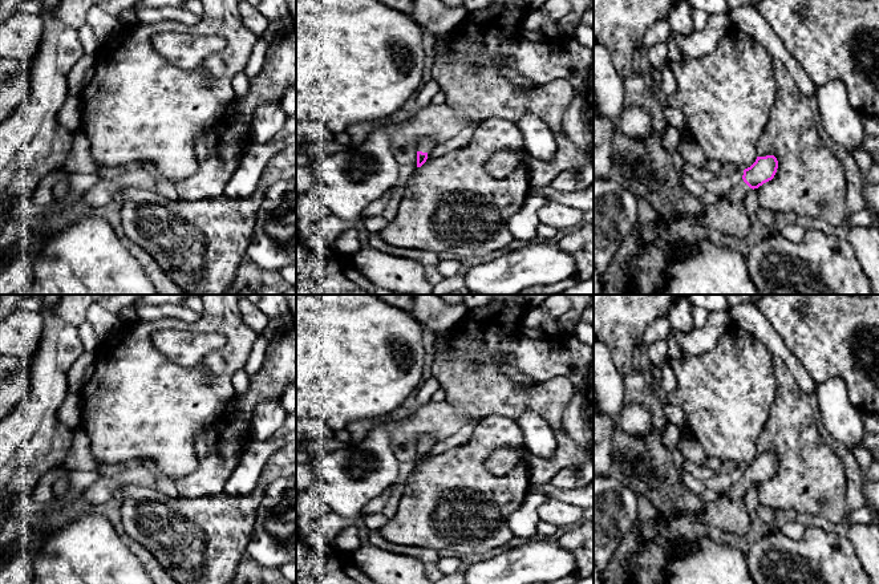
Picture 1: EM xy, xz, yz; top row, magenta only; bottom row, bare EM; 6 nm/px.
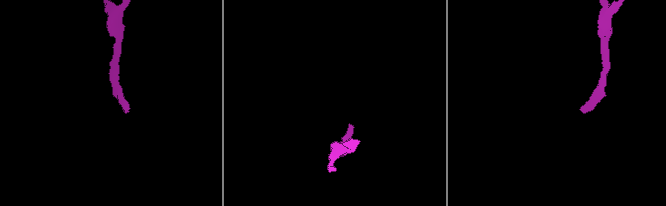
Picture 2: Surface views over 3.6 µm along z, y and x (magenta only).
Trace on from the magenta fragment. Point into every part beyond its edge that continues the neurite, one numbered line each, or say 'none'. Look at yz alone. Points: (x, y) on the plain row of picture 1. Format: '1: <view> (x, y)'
1: yz (728, 514)

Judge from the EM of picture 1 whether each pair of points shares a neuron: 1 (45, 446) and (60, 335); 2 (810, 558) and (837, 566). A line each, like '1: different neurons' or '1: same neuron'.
1: same neuron
2: same neuron

